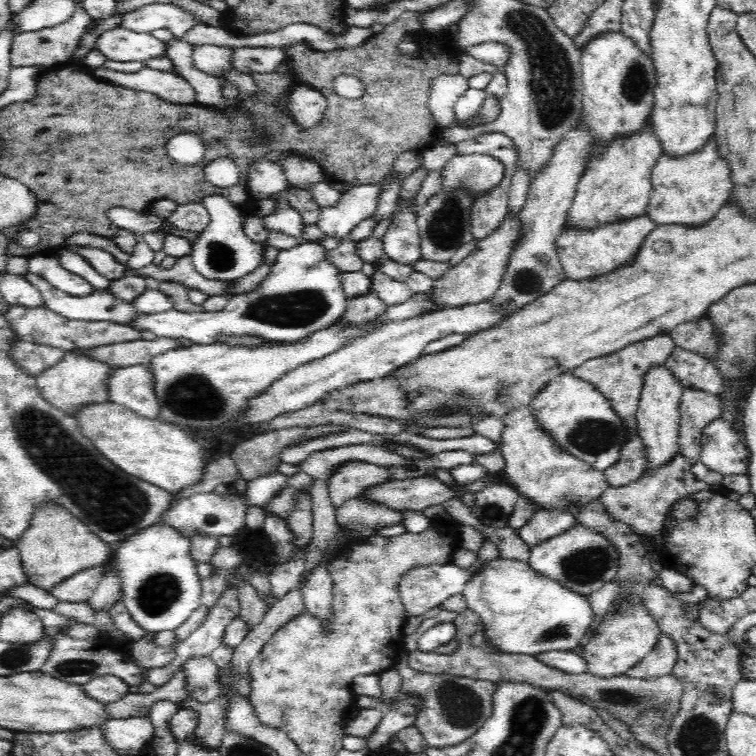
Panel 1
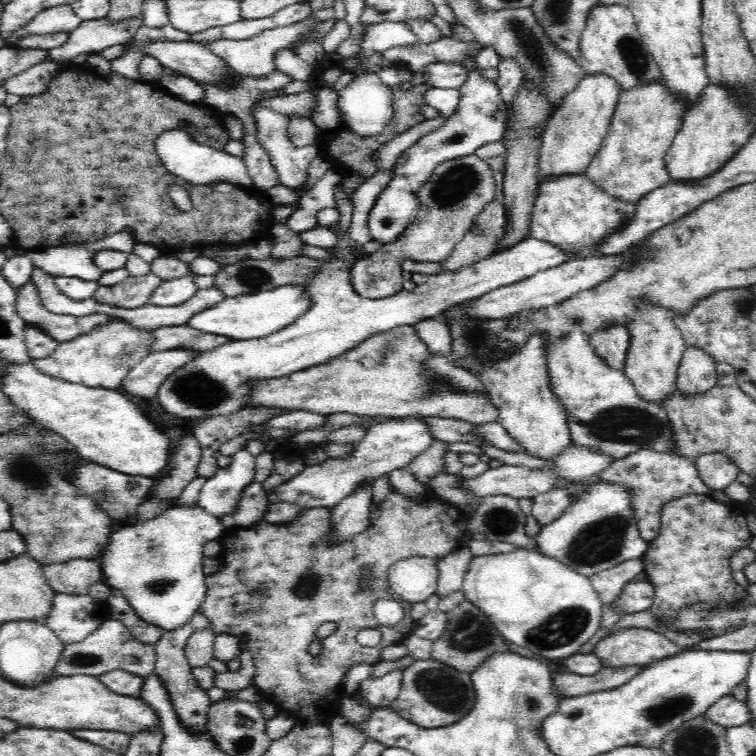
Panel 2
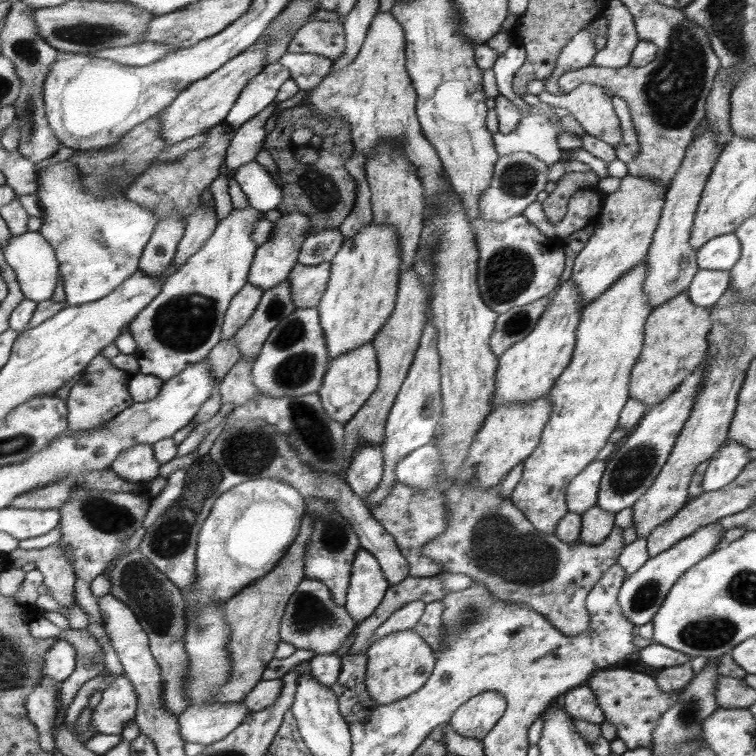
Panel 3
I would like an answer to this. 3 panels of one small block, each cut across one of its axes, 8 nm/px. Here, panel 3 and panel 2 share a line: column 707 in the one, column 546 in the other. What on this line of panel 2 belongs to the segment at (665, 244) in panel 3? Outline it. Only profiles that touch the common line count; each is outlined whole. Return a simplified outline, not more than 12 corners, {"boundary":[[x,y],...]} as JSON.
{"boundary":[[588,73],[547,122],[538,178],[586,172],[623,87]]}

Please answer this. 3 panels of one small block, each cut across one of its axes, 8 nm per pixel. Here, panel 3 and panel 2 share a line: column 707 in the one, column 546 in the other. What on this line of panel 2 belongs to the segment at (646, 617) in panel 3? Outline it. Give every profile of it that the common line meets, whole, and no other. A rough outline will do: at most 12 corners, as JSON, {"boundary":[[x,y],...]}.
{"boundary":[[600,476],[543,526],[538,551],[589,578],[649,542],[632,489]]}

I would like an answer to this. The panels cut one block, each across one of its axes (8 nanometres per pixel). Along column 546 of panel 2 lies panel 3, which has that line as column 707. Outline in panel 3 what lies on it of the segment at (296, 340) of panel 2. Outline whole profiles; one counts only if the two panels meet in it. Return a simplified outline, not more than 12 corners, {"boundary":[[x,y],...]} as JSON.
{"boundary":[[733,234],[710,238],[696,250],[703,270],[728,271],[739,258]]}

